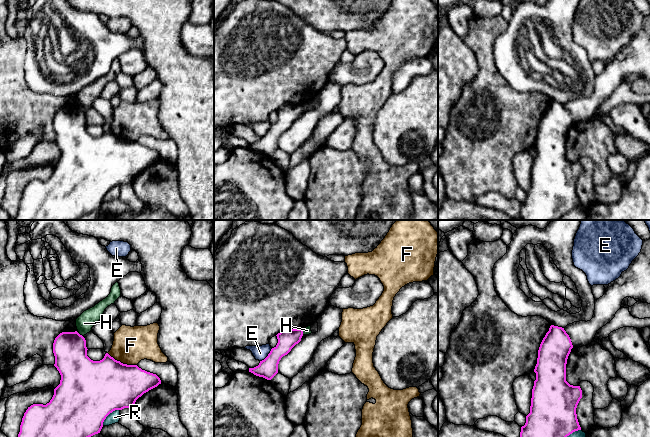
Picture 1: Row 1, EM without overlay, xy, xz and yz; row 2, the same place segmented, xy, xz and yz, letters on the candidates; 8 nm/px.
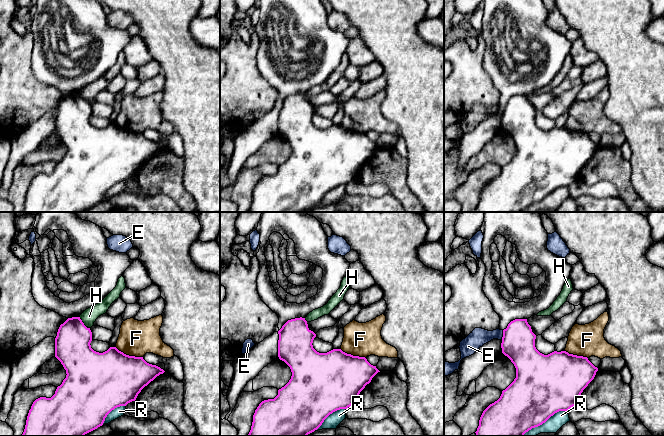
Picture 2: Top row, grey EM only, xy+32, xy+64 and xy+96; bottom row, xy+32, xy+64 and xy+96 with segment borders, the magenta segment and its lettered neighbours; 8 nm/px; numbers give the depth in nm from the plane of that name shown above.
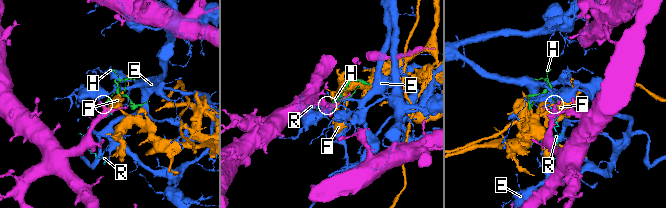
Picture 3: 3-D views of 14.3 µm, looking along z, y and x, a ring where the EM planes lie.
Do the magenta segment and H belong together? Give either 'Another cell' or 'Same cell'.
Another cell

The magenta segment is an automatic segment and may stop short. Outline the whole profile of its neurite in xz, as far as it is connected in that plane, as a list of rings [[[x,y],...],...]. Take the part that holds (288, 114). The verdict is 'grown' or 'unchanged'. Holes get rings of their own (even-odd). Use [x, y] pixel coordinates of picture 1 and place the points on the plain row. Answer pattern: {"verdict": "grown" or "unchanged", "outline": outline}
{"verdict": "unchanged", "outline": [[[287,104],[277,111],[278,119],[271,125],[268,132],[260,137],[259,141],[249,144],[249,148],[256,152],[271,156],[278,149],[278,140],[281,134],[301,117],[303,105]]]}

